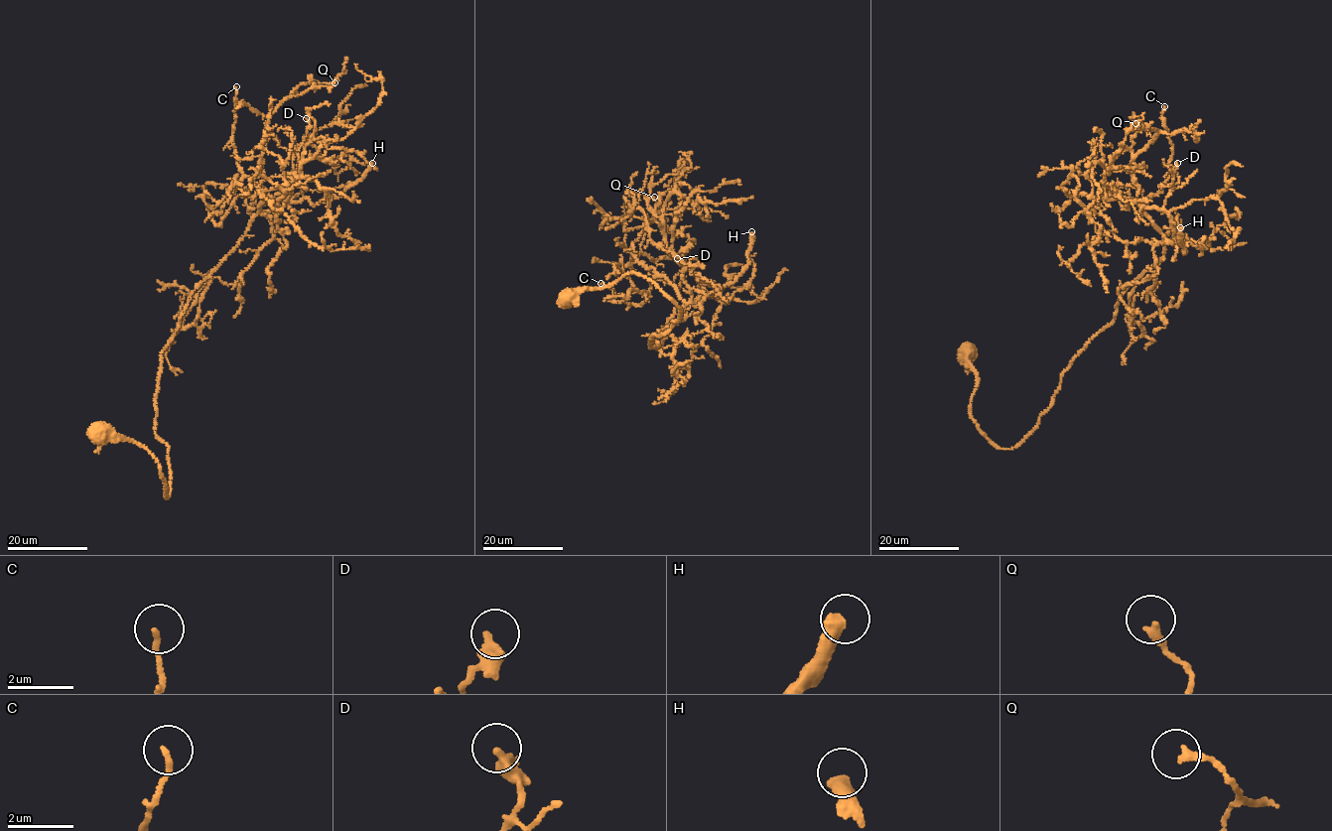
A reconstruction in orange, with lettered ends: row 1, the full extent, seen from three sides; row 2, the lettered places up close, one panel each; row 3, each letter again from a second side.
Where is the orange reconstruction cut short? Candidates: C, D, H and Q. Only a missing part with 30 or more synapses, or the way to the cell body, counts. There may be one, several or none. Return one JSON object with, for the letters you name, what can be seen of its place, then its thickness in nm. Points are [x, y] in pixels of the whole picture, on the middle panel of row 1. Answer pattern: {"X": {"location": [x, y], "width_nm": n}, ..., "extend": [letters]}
{"H": {"location": [751, 231], "width_nm": 500}, "extend": ["H"]}

